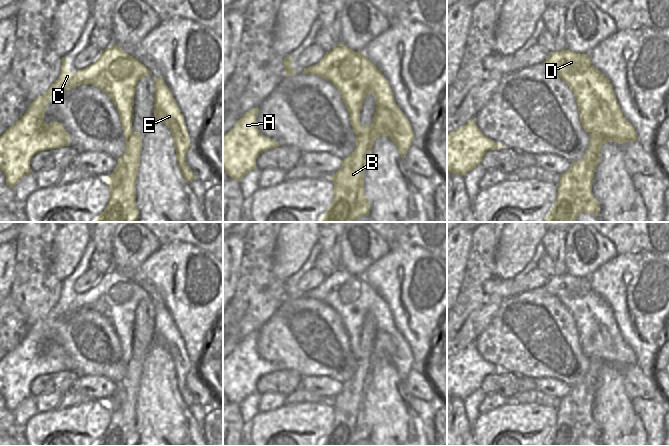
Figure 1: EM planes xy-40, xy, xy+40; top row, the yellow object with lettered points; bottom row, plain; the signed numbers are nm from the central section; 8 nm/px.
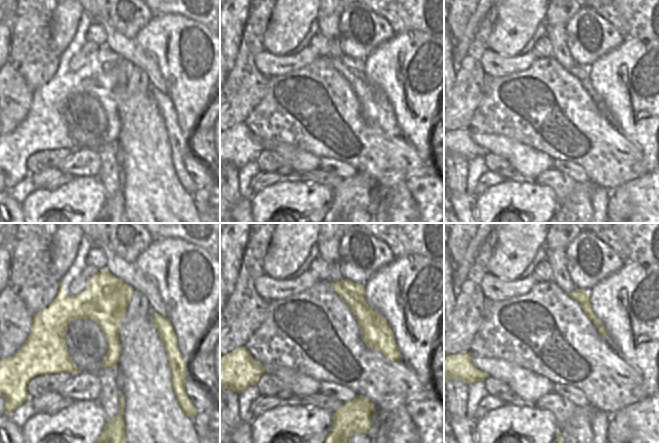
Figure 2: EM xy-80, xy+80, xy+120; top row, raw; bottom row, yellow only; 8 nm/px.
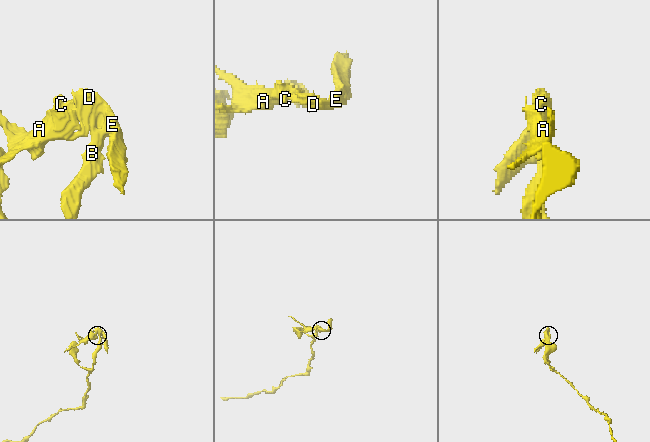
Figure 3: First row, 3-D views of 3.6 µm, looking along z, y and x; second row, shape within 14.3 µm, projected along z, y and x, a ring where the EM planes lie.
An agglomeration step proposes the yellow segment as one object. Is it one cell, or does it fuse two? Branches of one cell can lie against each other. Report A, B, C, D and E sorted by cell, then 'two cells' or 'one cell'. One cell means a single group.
A C D E / B | two cells

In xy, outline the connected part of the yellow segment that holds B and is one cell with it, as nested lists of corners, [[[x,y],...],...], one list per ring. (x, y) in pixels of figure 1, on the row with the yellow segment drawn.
[[[376,131],[356,136],[356,149],[342,160],[342,167],[330,180],[334,183],[334,199],[319,222],[355,222],[361,216],[370,213],[370,201],[364,193],[364,171],[372,157],[372,147]]]

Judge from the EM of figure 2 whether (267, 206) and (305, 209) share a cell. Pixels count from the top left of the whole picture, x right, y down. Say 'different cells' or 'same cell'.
same cell

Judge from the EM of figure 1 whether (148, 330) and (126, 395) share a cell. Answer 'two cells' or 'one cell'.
one cell

